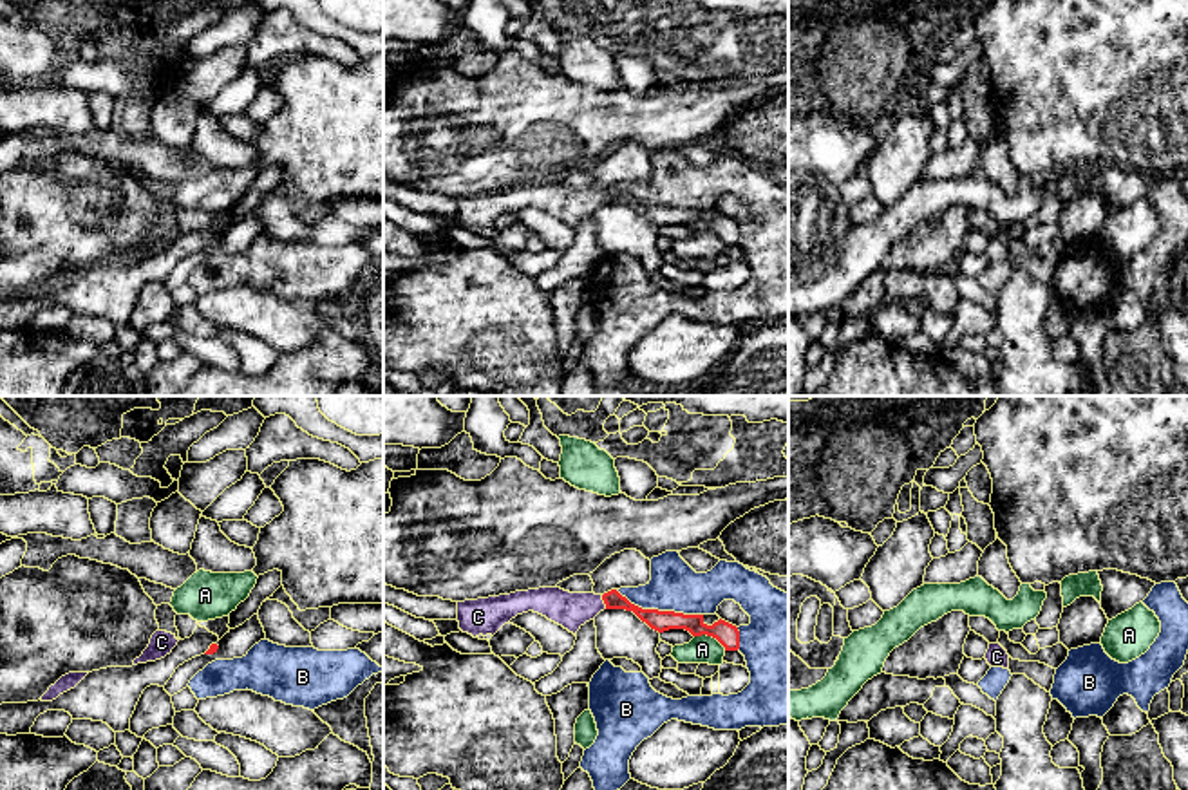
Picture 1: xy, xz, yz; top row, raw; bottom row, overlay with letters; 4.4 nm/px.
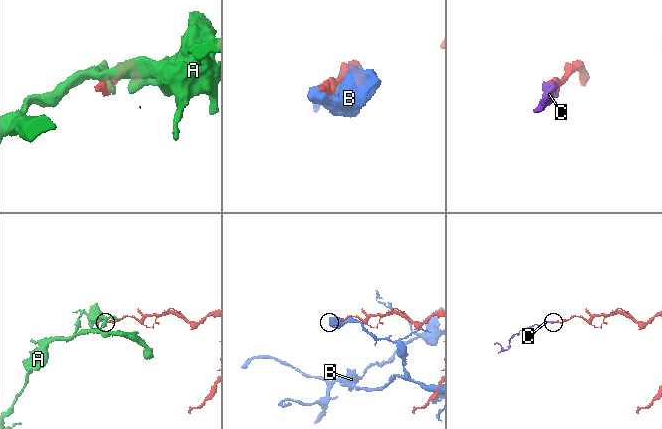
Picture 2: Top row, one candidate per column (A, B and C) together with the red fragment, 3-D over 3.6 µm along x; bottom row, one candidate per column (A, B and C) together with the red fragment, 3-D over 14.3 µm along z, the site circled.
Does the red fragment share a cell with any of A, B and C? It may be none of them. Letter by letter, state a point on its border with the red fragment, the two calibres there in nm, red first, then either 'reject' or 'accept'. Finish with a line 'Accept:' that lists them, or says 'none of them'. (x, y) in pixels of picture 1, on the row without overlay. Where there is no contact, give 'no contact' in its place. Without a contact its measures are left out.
A: contact xz (711, 230); calibres 100 and 130 nm; reject
B: contact xz (657, 205); calibres 100 and 220 nm; reject
C: contact xz (604, 197); calibres 90 and 160 nm; accept
Accept: C

